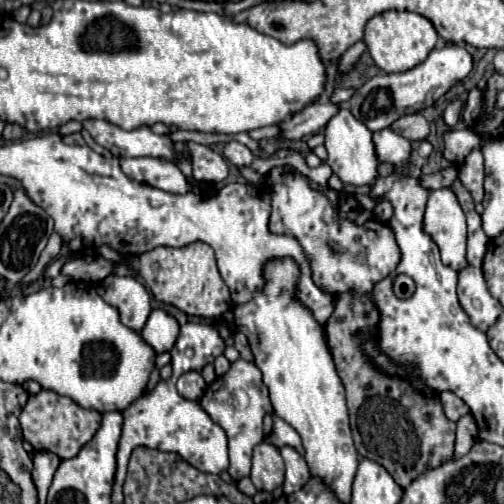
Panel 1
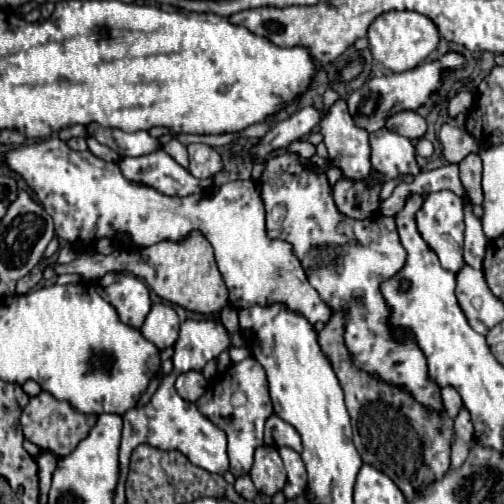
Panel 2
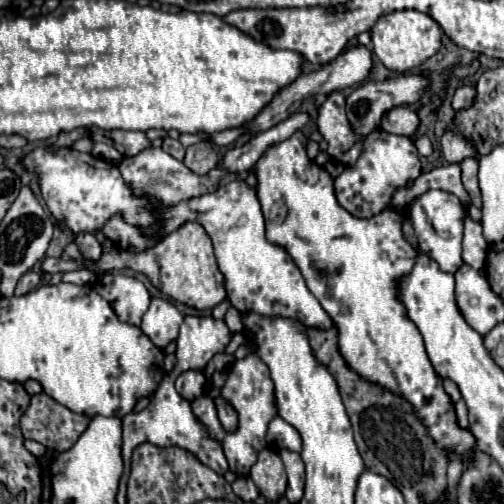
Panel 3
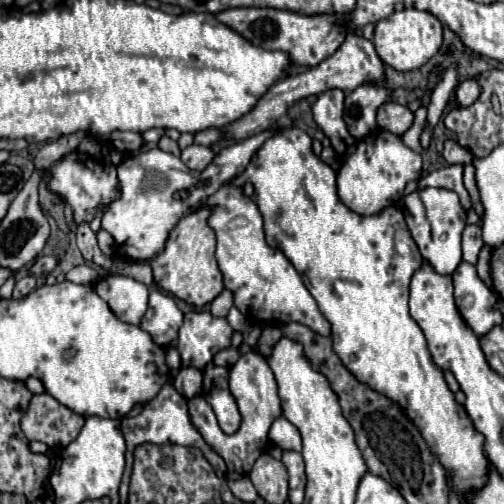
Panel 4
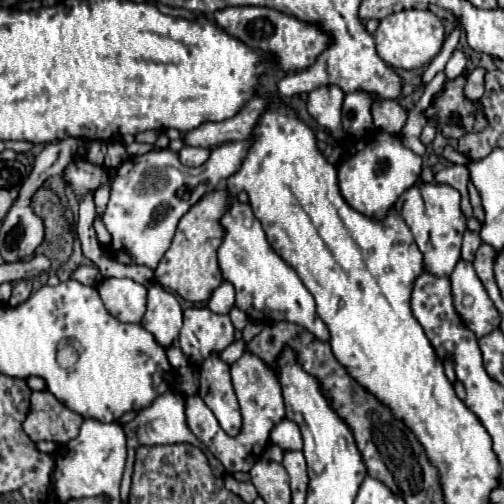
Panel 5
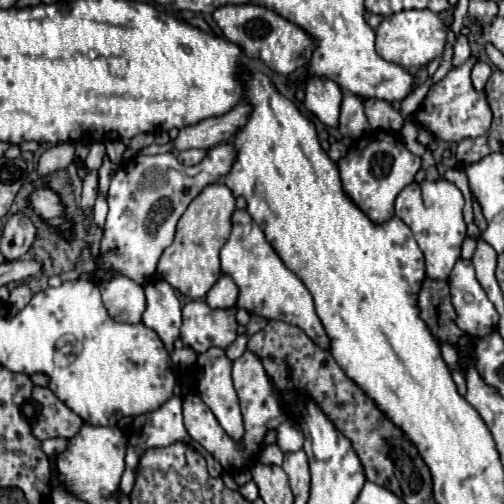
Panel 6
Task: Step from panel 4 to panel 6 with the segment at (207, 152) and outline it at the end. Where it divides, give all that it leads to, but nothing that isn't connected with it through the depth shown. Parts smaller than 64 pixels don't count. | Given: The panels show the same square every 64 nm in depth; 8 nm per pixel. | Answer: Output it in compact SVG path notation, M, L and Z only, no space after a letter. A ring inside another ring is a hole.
M184 150L184 152L178 154L178 160L180 160L182 164L186 164L186 166L194 166L194 164L198 164L204 156L206 156L206 150Z

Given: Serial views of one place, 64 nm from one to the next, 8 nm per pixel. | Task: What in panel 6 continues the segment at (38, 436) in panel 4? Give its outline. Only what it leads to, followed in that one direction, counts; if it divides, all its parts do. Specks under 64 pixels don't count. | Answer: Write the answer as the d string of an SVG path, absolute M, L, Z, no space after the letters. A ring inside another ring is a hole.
M34 386L32 390L32 402L38 406L36 418L30 422L34 436L40 440L46 438L72 438L76 436L78 428L84 424L78 414L74 414L50 388Z

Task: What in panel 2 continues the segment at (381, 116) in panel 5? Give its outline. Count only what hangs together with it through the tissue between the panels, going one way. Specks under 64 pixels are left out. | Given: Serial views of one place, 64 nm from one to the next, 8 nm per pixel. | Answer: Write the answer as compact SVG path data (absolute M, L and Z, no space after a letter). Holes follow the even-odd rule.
M396 112L386 120L386 128L390 132L396 132L400 136L406 136L410 140L422 138L426 132L426 120L418 112Z

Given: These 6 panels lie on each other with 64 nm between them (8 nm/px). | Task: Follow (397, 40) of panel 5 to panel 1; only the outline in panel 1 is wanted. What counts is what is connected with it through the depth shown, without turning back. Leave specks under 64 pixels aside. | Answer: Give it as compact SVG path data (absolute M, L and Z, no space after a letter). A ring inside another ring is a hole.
M388 10L388 12L374 16L366 24L364 42L368 46L370 56L384 72L406 72L426 60L426 56L432 52L432 48L438 42L438 34L436 34L432 22L420 14Z

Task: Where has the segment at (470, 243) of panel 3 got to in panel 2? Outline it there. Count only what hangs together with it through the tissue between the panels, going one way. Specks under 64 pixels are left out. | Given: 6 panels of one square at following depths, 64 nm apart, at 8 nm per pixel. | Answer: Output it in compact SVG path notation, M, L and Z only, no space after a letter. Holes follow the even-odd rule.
M464 200L464 262L476 270L482 270L488 238L482 232L482 222L472 214L472 204Z

